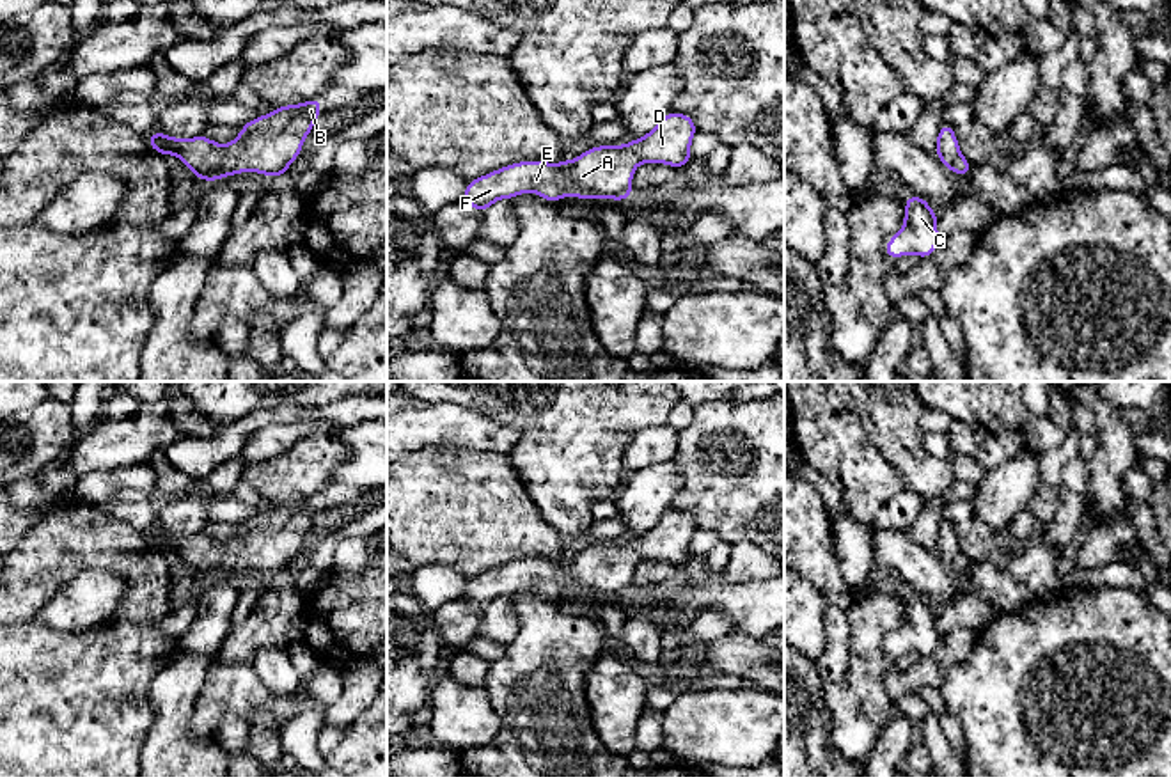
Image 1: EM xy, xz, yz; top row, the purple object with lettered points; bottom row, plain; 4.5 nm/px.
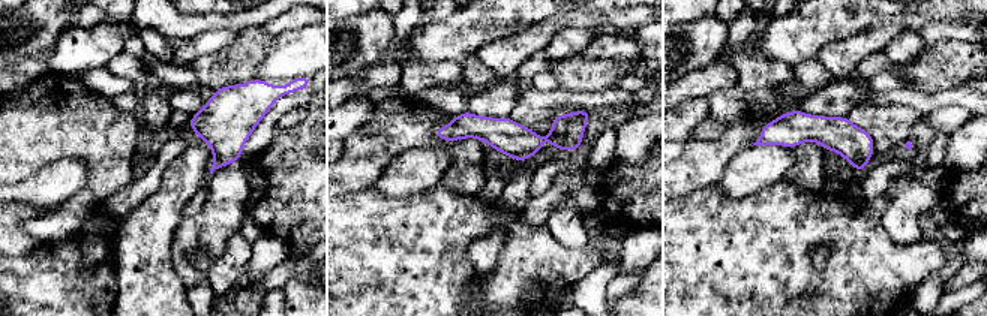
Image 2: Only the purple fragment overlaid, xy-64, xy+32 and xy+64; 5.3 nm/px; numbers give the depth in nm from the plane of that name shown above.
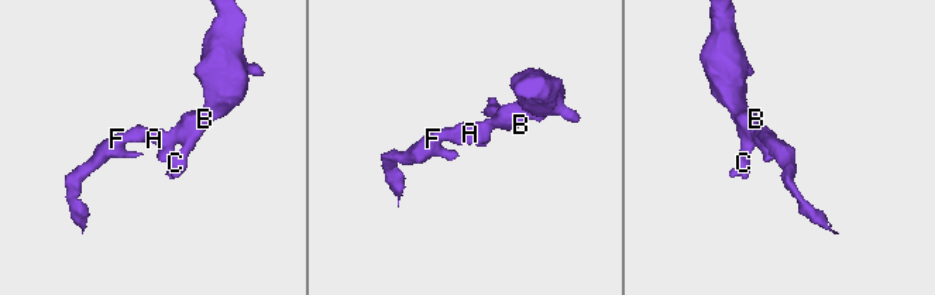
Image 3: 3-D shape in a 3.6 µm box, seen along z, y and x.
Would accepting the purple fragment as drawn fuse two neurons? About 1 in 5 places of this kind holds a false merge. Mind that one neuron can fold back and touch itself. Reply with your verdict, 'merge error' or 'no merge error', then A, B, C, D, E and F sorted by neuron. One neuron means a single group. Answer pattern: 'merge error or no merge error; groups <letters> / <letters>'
no merge error; groups A B C D E F

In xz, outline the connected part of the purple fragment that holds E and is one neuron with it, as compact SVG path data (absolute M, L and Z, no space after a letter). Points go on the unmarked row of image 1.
M667 509L653 529L625 543L596 543L562 561L509 561L472 577L460 600L484 612L499 596L515 596L525 589L534 589L550 601L561 594L630 598L637 562L685 564L692 557L690 539L696 530L688 511Z

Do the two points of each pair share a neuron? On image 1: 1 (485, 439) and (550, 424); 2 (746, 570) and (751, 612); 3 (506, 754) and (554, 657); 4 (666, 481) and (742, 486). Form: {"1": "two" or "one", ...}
{"1": "two", "2": "two", "3": "one", "4": "two"}

